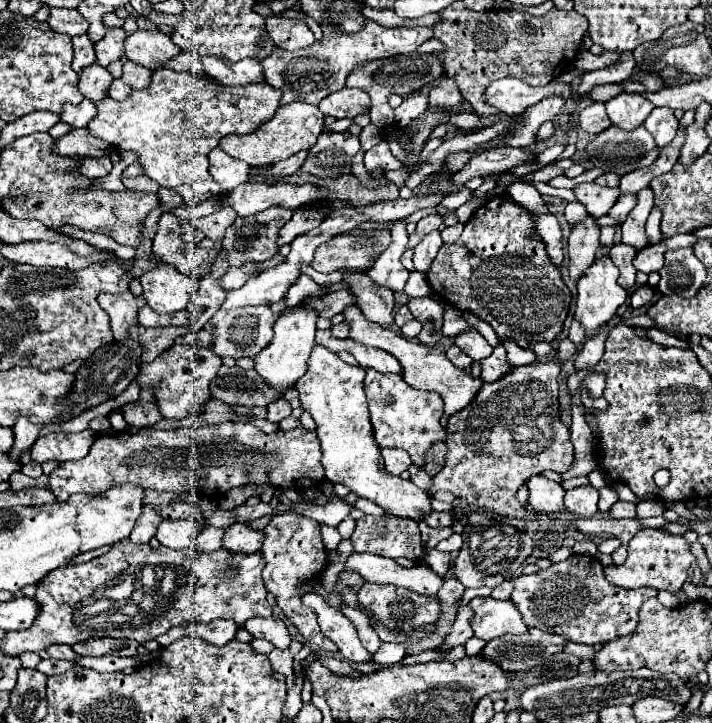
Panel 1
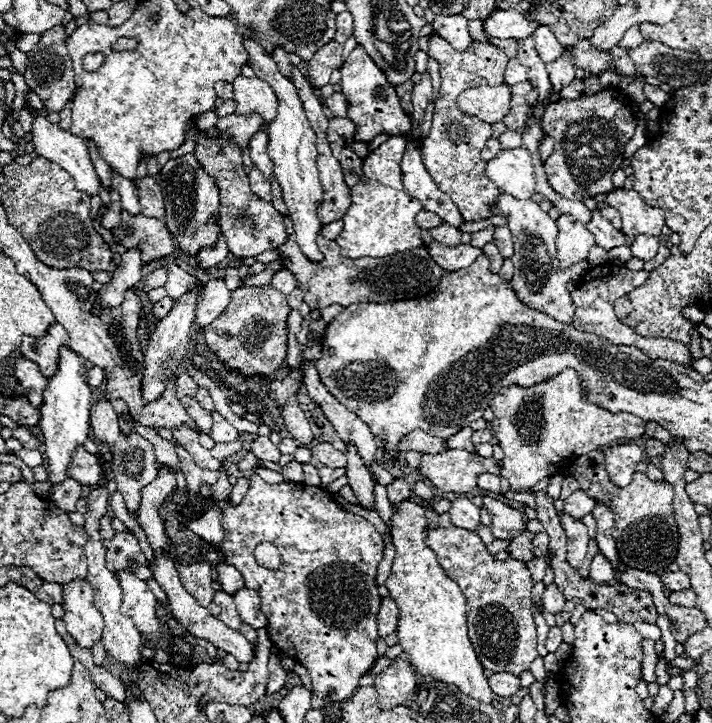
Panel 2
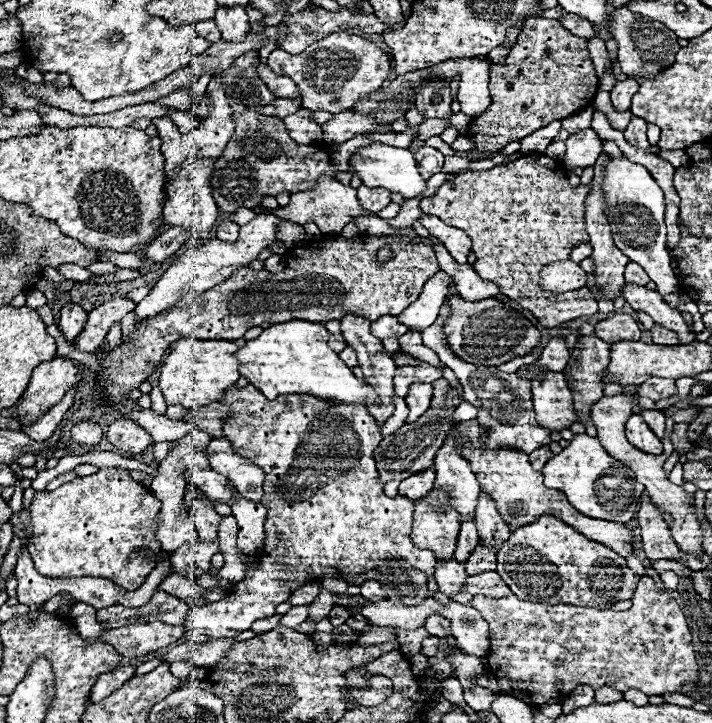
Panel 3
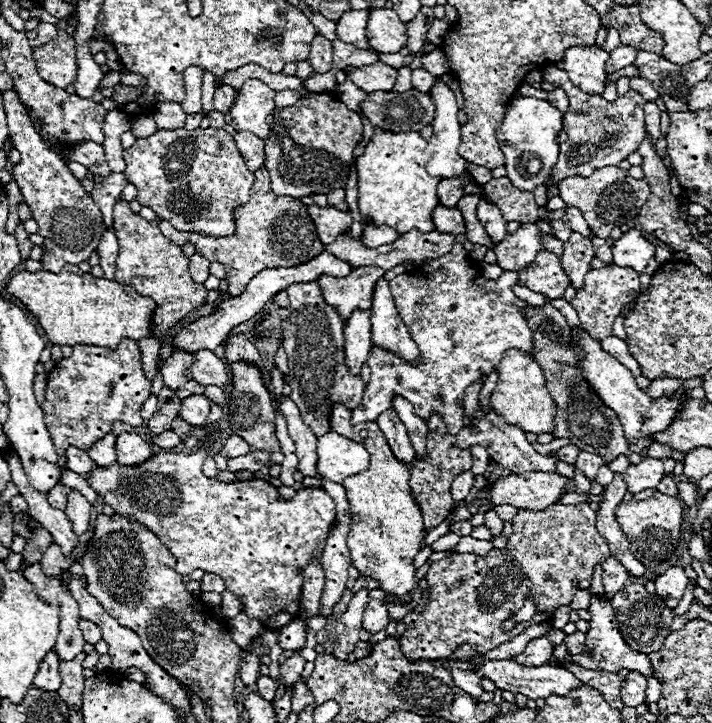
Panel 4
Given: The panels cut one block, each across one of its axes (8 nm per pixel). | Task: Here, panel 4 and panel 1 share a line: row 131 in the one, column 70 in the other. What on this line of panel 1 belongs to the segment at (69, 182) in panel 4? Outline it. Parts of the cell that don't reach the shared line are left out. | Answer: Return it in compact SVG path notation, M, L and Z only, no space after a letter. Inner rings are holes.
M52 8L48 26L54 32L62 32L62 34L70 34L70 36L86 34L86 30L88 30L86 18L78 10L68 10L68 8Z

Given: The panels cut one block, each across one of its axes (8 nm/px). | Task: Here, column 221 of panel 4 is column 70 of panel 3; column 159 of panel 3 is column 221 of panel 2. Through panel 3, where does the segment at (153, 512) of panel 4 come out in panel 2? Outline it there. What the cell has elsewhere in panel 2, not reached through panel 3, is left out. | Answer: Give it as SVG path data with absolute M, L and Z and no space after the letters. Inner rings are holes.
M252 474L252 486L248 490L248 494L244 496L244 500L240 504L232 504L232 502L224 502L220 500L218 502L218 508L220 512L224 514L222 518L222 528L224 528L224 540L220 542L220 546L214 546L216 552L220 552L224 556L224 562L230 564L230 566L236 566L236 570L240 570L242 578L244 578L244 586L250 588L250 590L256 590L258 596L260 596L260 612L264 612L264 616L268 618L268 634L270 634L270 640L274 642L276 648L280 648L286 656L294 658L298 664L302 664L308 672L310 672L310 678L312 678L312 692L324 700L332 700L332 702L340 702L340 700L348 700L356 690L358 690L358 680L372 668L372 664L376 662L378 658L378 652L376 652L376 640L378 640L378 628L376 628L376 614L378 614L378 608L380 608L380 602L382 602L382 596L378 594L378 584L376 584L376 568L378 568L378 562L382 560L382 554L384 554L384 542L382 542L382 536L376 532L376 528L362 516L356 516L356 514L350 514L350 512L344 512L340 510L340 506L336 504L336 500L330 496L330 492L326 492L324 488L318 488L318 486L304 486L304 484L288 484L288 482L282 482L282 484L268 484L264 482L260 476ZM262 542L270 542L274 544L280 554L282 554L282 566L278 570L266 570L266 568L260 568L254 560L254 548Z

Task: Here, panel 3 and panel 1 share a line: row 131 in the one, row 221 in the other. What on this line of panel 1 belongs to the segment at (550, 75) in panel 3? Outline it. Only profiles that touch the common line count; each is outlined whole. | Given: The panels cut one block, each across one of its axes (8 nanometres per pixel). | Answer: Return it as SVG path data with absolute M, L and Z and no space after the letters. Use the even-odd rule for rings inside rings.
M506 194L484 202L464 224L464 232L454 244L442 244L432 268L426 272L426 278L432 292L440 298L446 298L444 302L462 312L476 314L478 318L492 324L500 340L514 340L526 350L538 342L552 342L558 338L572 300L572 294L562 280L560 268L554 266L546 254L546 246L534 226L534 216Z

